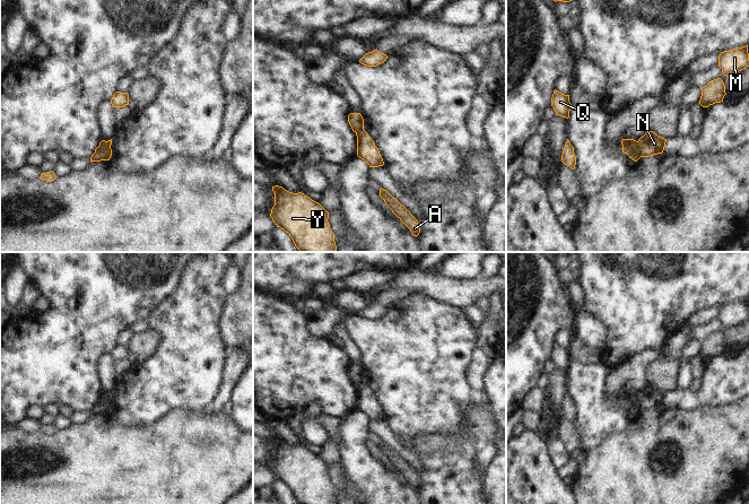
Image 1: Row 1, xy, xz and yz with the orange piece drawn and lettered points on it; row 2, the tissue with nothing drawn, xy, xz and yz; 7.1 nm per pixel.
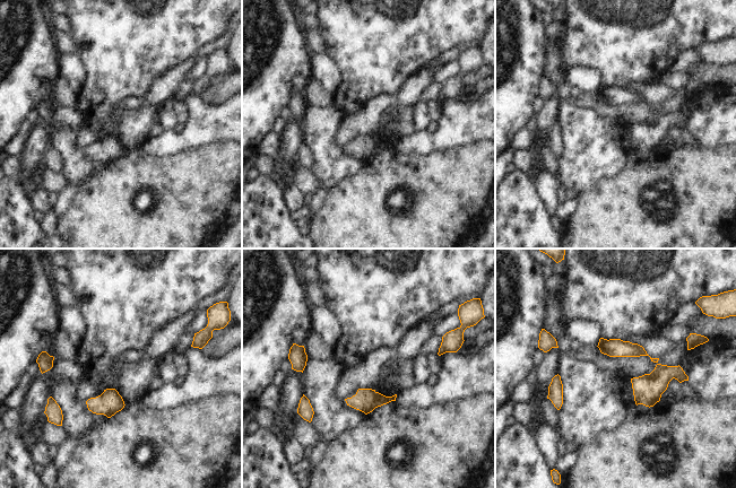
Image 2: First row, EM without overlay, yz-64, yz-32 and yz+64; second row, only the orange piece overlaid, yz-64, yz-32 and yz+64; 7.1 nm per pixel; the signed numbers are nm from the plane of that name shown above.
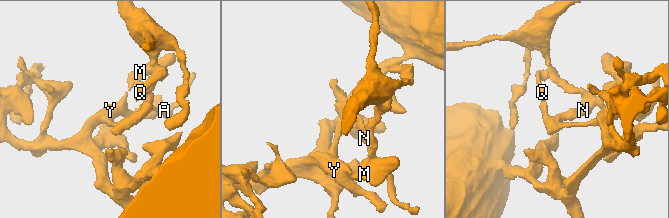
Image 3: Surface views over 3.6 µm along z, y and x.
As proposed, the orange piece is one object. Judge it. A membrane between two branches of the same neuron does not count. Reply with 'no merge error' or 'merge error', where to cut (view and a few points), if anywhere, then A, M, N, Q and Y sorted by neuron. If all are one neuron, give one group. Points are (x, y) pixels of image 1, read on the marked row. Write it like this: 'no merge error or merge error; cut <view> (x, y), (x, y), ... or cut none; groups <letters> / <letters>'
merge error; cut yz (636, 141), (641, 156); groups A N Q / M Y

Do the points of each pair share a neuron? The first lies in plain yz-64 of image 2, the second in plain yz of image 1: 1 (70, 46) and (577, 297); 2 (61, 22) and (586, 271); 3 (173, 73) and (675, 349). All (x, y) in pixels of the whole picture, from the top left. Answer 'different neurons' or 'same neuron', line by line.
1: same neuron
2: different neurons
3: same neuron

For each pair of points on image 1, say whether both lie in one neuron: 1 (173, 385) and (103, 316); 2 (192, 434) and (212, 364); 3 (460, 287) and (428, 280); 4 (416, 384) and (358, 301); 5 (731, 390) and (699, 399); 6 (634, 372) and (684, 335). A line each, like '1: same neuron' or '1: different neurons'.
1: different neurons
2: different neurons
3: same neuron
4: different neurons
5: same neuron
6: same neuron

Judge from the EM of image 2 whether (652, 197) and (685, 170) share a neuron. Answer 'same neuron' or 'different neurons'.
same neuron

